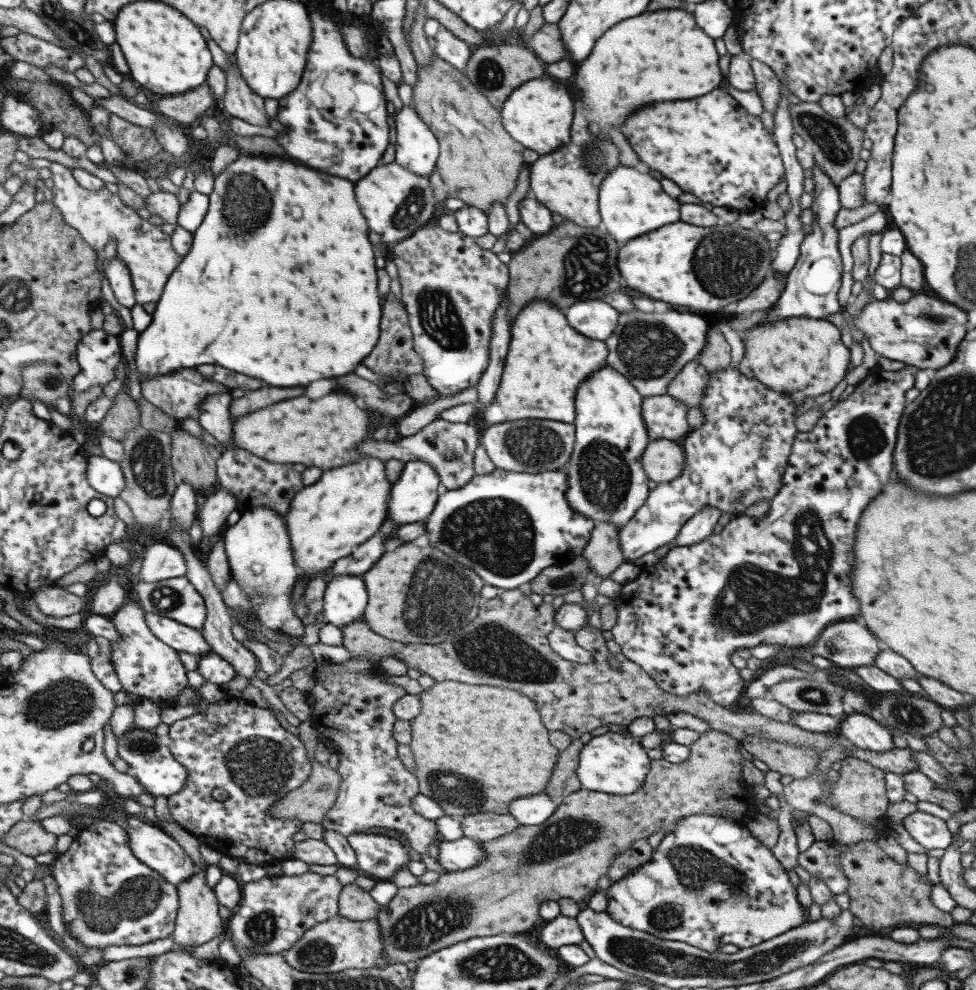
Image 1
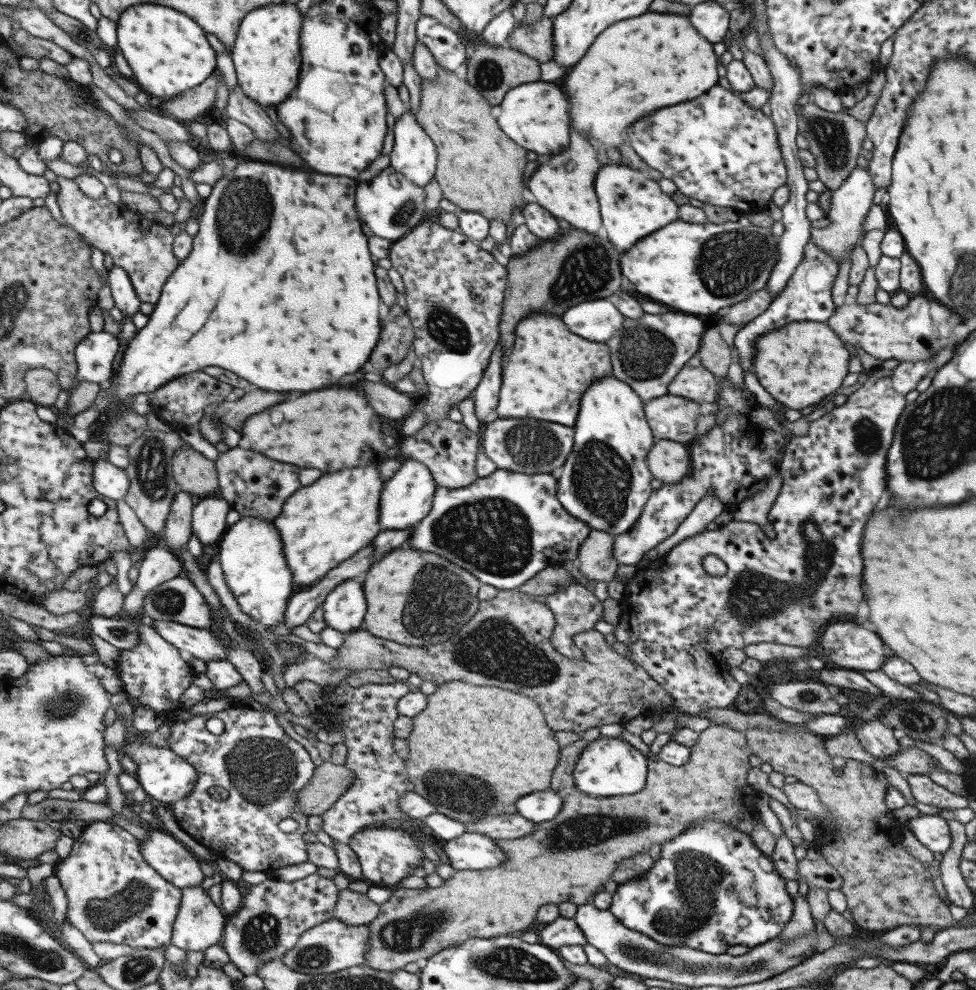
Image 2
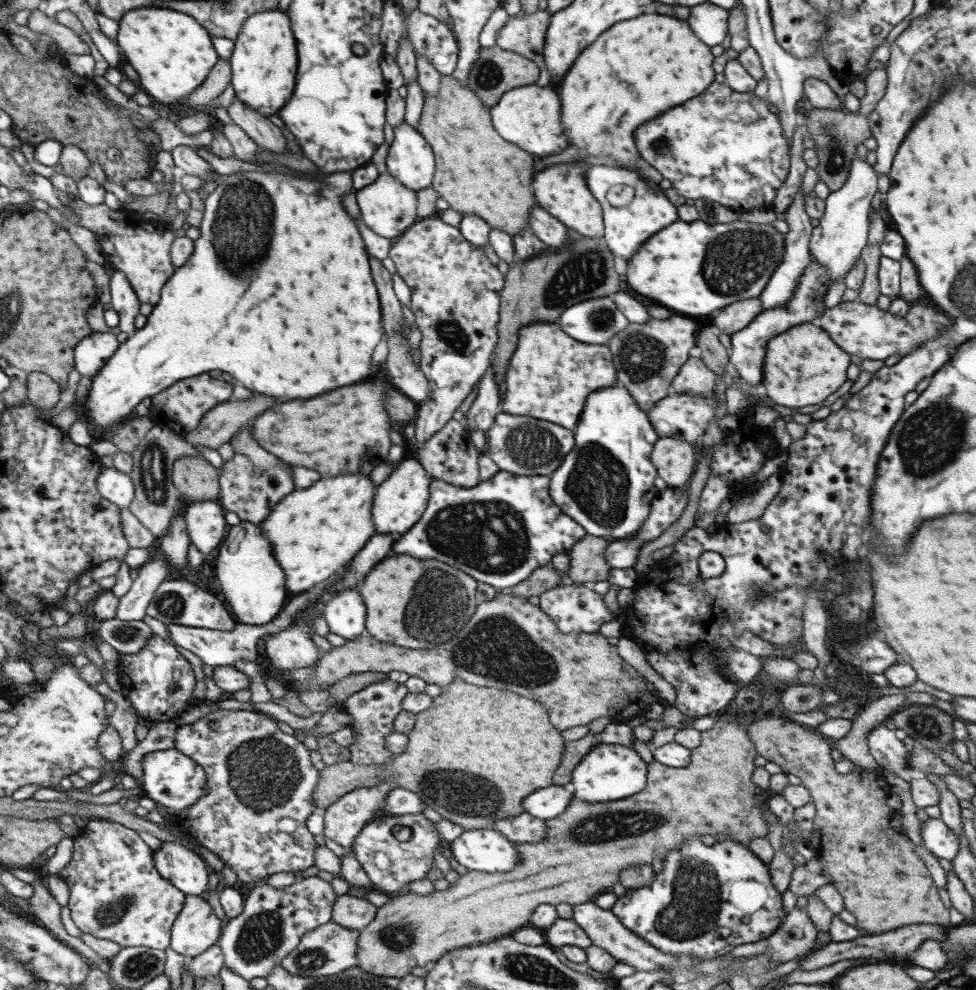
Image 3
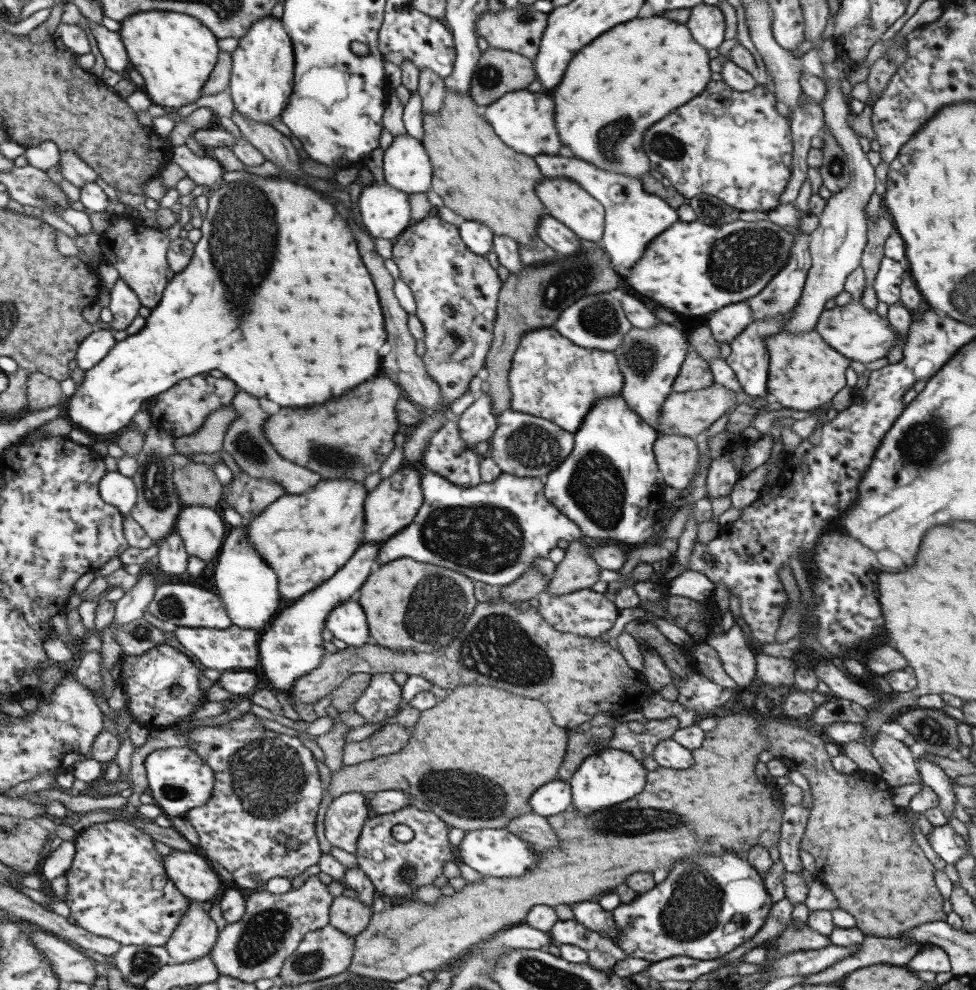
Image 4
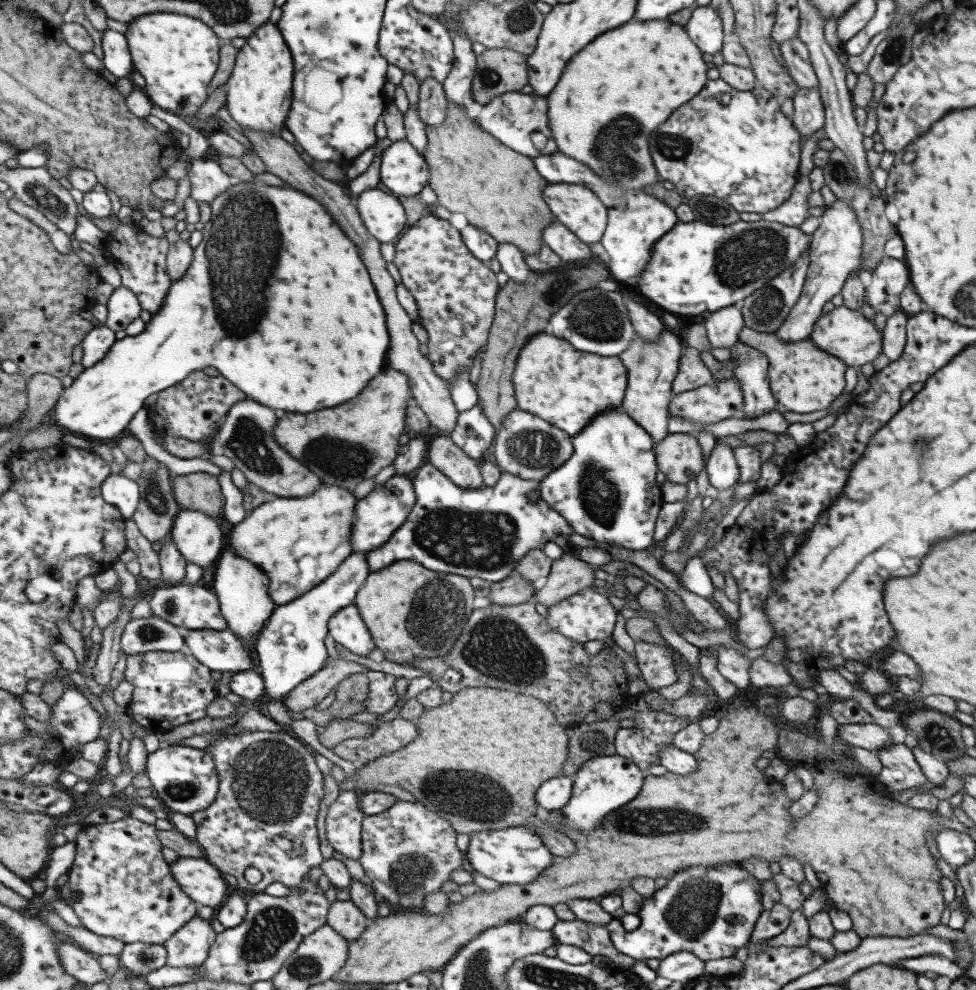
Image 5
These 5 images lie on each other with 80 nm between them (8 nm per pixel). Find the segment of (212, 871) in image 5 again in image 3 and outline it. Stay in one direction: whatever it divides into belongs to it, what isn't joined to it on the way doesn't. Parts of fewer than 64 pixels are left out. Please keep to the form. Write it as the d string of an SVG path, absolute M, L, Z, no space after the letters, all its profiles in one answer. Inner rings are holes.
M161 842L161 846L153 851L153 863L161 878L168 880L184 895L199 896L203 894L203 890L207 886L207 873L209 868L199 855L188 850L183 844L179 846L178 842Z

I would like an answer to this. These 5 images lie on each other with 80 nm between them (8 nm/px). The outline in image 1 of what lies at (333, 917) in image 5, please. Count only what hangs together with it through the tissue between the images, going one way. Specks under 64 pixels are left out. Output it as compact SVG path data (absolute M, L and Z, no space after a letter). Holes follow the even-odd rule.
M353 882L343 885L339 891L337 915L343 916L349 922L363 922L376 918L380 907L368 891L359 888Z

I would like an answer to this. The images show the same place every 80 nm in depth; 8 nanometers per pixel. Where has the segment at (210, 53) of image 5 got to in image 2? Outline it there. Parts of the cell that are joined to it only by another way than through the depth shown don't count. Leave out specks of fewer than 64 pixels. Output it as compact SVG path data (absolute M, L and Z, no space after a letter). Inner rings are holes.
M137 4L123 10L116 20L115 49L119 48L133 70L133 81L139 90L160 98L175 98L201 84L216 68L215 51L203 33L191 18L177 10Z

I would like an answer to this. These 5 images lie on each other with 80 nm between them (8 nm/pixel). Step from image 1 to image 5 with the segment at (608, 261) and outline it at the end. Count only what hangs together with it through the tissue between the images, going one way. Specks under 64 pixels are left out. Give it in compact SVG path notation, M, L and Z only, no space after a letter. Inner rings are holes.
M594 257L584 265L563 264L550 271L533 273L533 283L507 282L497 291L494 303L494 314L491 327L487 331L485 350L481 354L481 370L476 384L476 393L480 409L486 419L493 425L495 434L499 432L502 418L516 408L511 376L515 370L515 360L519 349L527 340L537 333L543 333L549 317L565 306L569 299L578 292L589 290L602 282L611 279L602 259Z

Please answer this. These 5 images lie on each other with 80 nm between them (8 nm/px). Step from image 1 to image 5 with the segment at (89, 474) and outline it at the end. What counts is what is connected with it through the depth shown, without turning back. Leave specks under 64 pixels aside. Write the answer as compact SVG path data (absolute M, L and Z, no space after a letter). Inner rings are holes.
M117 473L103 480L100 484L100 495L107 504L115 506L124 519L129 519L137 506L140 494L134 480Z

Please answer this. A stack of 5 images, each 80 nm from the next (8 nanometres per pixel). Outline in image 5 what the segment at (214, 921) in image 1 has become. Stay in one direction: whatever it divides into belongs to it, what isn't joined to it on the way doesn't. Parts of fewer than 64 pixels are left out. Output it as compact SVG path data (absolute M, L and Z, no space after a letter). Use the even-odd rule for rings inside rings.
M195 915L162 944L166 950L166 964L177 968L201 965L215 937L209 920Z

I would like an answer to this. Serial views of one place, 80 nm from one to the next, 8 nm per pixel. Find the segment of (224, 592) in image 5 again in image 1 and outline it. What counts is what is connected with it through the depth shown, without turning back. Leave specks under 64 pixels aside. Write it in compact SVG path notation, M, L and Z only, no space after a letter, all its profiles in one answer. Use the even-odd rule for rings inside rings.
M266 506L242 509L236 523L225 527L221 535L229 577L252 602L260 624L283 635L300 637L304 626L293 614L289 598L298 576L283 515Z

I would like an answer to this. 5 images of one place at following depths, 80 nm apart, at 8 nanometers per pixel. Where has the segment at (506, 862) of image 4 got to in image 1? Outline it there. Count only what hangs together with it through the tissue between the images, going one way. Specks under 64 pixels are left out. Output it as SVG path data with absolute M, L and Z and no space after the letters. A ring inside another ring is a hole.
M464 836L453 841L438 841L436 844L439 848L437 863L446 872L474 867L479 862L483 862L483 858L485 858L481 843Z

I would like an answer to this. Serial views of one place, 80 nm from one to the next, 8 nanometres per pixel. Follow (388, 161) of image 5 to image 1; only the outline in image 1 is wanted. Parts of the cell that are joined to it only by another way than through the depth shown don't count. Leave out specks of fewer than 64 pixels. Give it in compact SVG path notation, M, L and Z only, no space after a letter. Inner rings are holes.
M403 105L394 117L394 161L417 176L428 178L438 157L438 142L412 106Z

